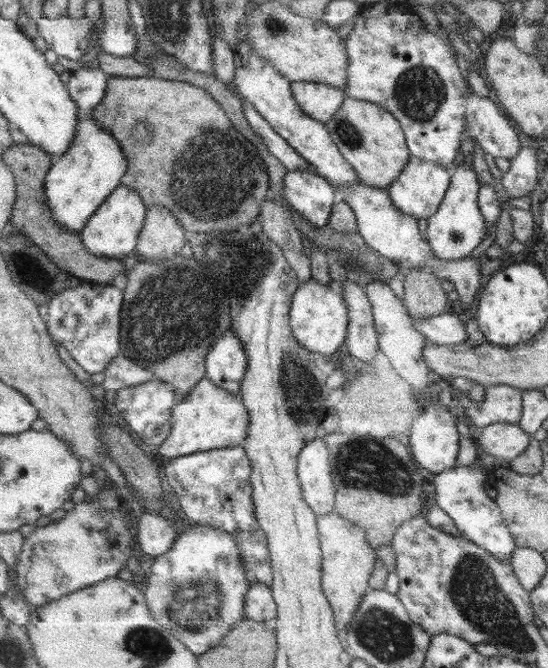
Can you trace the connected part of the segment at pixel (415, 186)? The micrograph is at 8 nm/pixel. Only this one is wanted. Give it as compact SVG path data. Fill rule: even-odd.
M411 155L406 169L403 170L399 178L396 178L391 183L387 191L390 194L390 198L393 199L395 206L400 208L406 215L409 214L417 219L428 219L438 212L443 199L446 197L446 192L450 188L451 179L452 170L450 168L445 168L439 163Z

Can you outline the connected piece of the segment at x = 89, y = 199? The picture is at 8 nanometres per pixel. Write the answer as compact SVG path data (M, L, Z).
M80 114L78 118L78 133L74 136L74 138L76 139L70 144L70 146L72 147L65 154L62 154L62 157L53 159L53 166L50 169L50 173L47 173L46 176L46 197L48 198L48 202L51 210L53 211L55 220L60 225L63 225L66 229L69 229L70 231L75 231L76 233L80 234L85 228L85 225L90 221L90 218L94 216L97 210L99 210L99 207L107 200L107 197L109 197L110 194L113 193L114 190L122 184L122 178L125 176L125 173L127 173L127 160L123 149L119 144L119 141L111 133L108 133L105 129L100 127L99 123L94 119L92 114Z

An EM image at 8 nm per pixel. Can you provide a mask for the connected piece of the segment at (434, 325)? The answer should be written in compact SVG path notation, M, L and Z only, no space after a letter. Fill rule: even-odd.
M439 314L429 318L412 318L414 327L435 344L461 344L469 341L466 323L457 316Z

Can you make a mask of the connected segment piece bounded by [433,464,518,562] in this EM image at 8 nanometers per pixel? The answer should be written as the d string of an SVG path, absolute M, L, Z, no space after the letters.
M479 464L471 466L457 465L433 478L436 491L436 504L455 522L465 539L483 547L495 558L503 562L511 562L518 548L514 535L509 531L506 519L503 517L496 500L491 500L487 494L489 472Z

